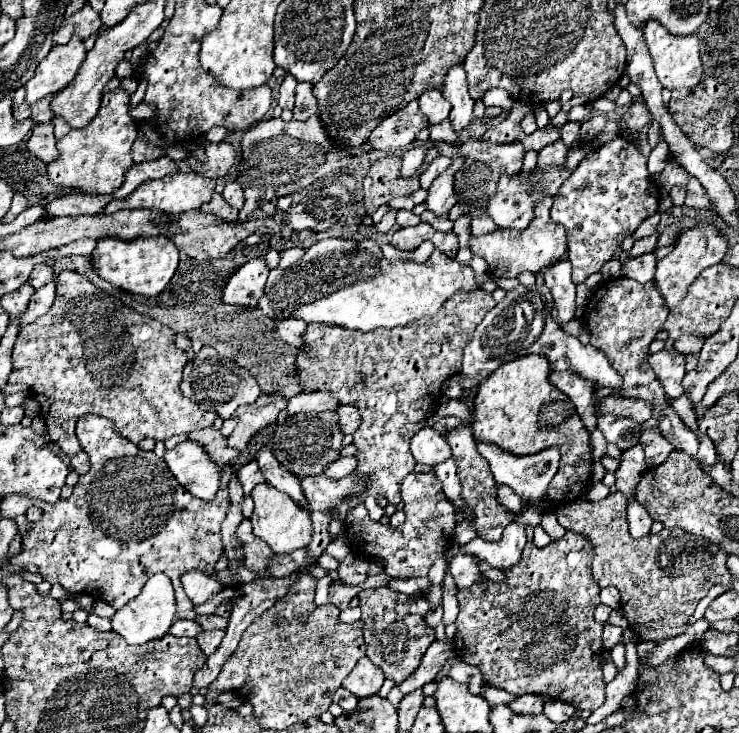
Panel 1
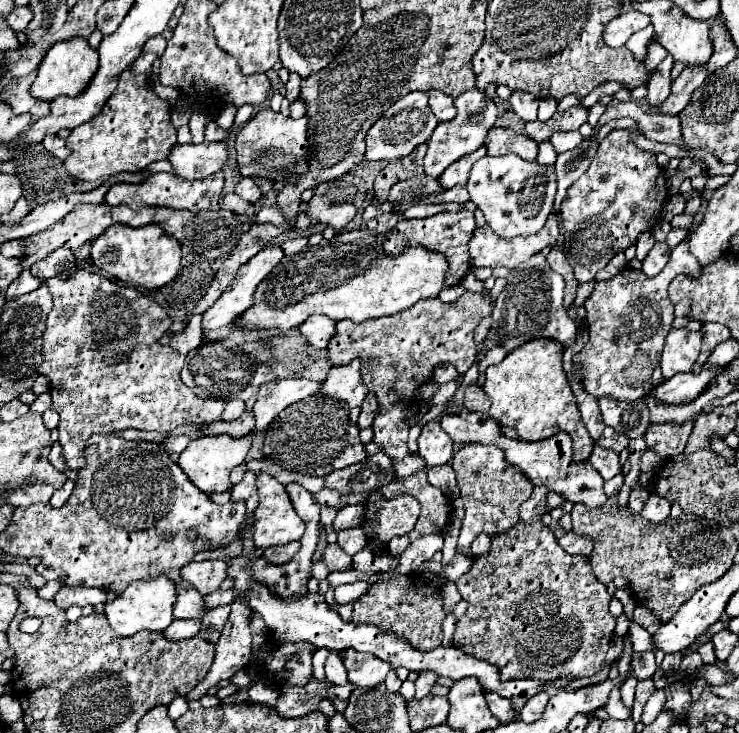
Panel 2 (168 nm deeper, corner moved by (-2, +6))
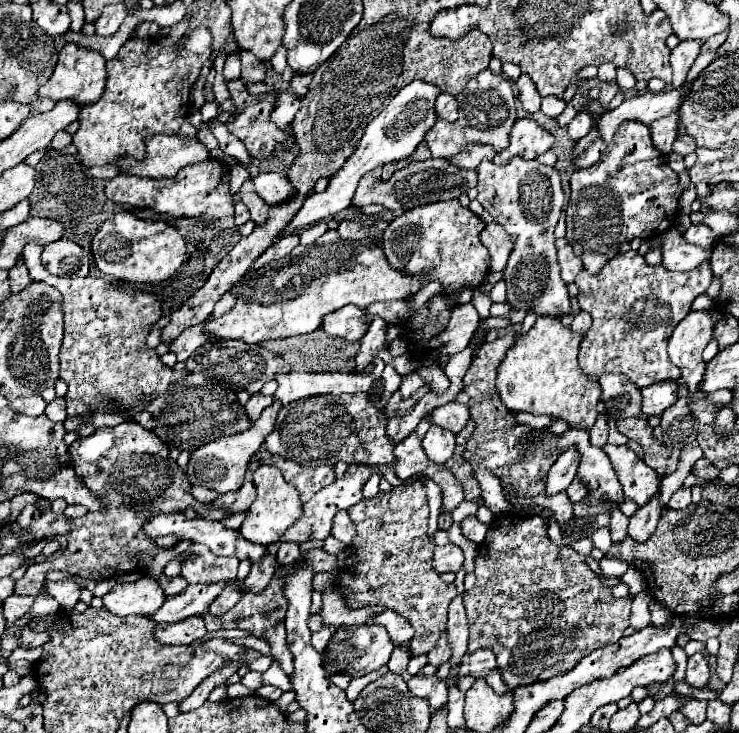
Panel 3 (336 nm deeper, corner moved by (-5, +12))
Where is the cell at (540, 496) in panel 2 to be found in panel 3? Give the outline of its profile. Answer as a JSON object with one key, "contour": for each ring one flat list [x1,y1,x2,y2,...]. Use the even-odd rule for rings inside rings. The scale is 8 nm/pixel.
{"contour":[[563,452,563,456,559,456,557,462,547,472,545,494,553,496,557,492,567,490,573,478,575,478,575,452]]}

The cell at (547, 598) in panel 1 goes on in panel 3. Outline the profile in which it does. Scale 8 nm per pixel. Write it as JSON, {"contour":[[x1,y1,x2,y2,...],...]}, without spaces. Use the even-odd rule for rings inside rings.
{"contour":[[499,514,491,522,475,558,475,586,463,594,469,624,469,652,487,648,497,656,497,666,505,684,513,690,519,684,547,680,575,666,589,652,613,644,629,626,631,600,615,598,611,588,597,580,595,572,573,548,559,546,547,536,543,516]]}

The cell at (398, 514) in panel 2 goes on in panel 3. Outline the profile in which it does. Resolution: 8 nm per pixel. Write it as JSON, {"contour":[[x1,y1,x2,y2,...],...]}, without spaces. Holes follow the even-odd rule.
{"contour":[[409,480,407,484,379,492,375,498,361,500,347,512,357,524,357,536,355,542,351,542,351,552,361,562,353,570,345,570,341,574,339,590,351,608,393,608,415,630,415,638,411,640,415,656,427,654,445,630,447,606,457,592,455,586,445,584,431,566,433,546,427,540,429,506,421,482]]}

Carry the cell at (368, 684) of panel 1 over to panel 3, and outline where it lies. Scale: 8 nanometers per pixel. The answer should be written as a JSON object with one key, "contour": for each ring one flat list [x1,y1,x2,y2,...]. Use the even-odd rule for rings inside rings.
{"contour":[[363,624,363,626,337,628,333,632,333,638,331,638,329,648,327,648,325,668,327,668,327,674,343,670,343,672,347,672,353,678,365,676,365,674,385,666,389,662,389,656,391,656,393,650,395,650,395,644,391,642,391,638,389,638,389,634,387,634,387,630,383,626]]}

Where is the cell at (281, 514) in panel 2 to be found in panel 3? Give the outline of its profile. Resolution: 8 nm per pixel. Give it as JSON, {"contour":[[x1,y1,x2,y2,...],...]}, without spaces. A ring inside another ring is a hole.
{"contour":[[261,464,253,472,253,484,257,486,257,500,249,506,247,518,241,524,239,532,241,532,243,538,247,538,247,540,251,540,255,544,269,546,269,544,279,542,281,536,285,534,285,530,289,526,293,526,303,516,303,504,299,500,299,494,295,492,295,488,291,488,291,484,287,484,283,480,283,474,275,466]]}

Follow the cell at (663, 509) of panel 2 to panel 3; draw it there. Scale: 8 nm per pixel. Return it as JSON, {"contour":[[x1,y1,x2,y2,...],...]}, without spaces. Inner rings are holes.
{"contour":[[679,488,667,502,667,508,685,508,685,506,689,506,689,502,691,502,691,490]]}

